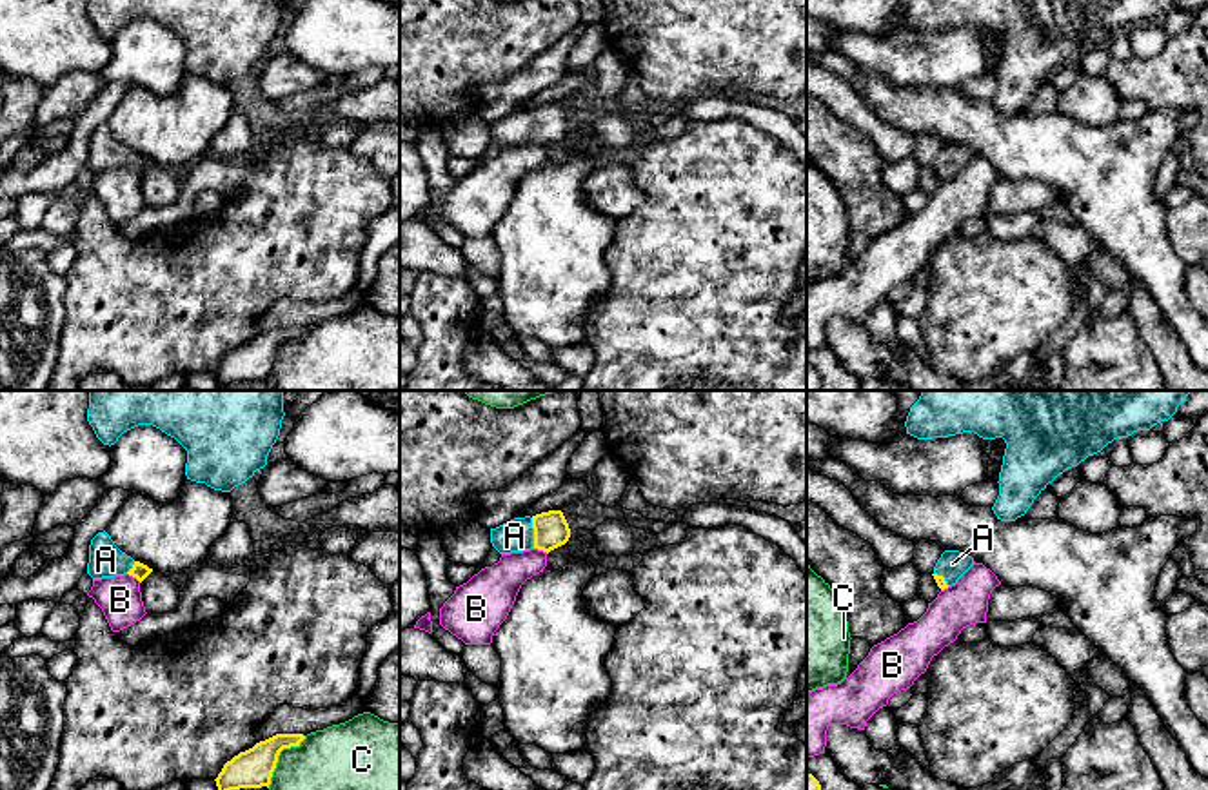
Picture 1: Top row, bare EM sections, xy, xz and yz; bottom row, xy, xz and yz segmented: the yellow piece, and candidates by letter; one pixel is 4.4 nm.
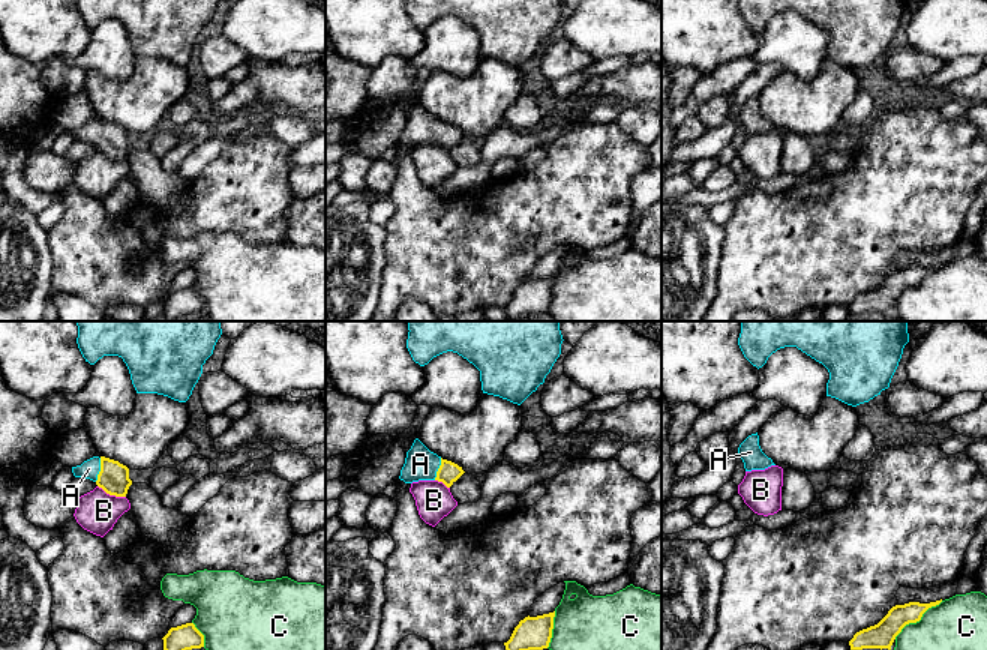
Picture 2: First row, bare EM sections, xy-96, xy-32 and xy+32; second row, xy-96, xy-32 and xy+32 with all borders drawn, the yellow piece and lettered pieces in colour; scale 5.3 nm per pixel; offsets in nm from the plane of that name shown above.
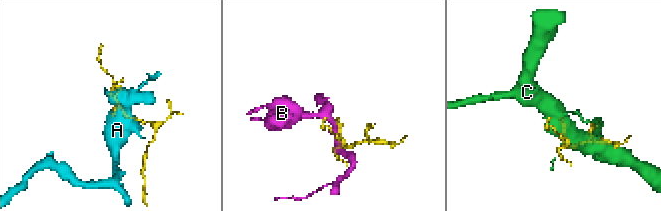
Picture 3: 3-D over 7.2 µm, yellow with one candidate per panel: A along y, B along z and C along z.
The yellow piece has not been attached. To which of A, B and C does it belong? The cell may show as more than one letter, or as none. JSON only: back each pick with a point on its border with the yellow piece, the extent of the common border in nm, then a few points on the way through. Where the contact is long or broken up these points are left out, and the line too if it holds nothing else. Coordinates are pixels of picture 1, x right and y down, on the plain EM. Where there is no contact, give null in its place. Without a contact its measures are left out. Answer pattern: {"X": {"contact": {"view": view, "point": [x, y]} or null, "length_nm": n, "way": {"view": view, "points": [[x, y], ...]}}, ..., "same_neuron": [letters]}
{"A": {"contact": {"view": "xz", "point": [534, 126]}, "length_nm": 140, "way": {"view": "xz", "points": [[551, 122], [534, 126], [514, 129]]}}, "same_neuron": ["A"]}

